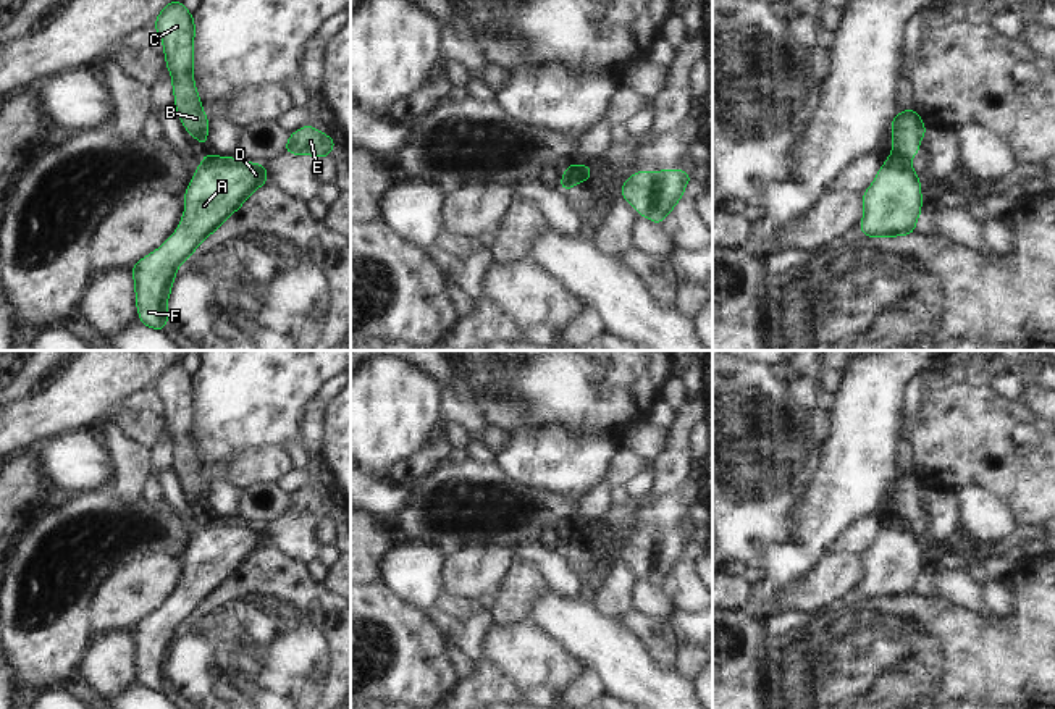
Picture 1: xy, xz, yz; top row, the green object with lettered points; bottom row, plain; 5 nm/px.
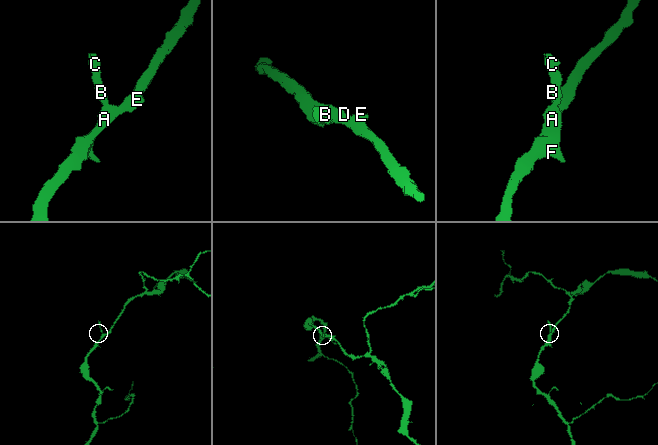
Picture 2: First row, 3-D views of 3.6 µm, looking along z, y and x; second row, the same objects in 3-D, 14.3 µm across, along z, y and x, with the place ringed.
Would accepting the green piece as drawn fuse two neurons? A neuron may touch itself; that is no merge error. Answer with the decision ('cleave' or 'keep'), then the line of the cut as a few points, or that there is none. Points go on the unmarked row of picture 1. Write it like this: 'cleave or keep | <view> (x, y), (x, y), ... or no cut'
cleave | xz (566, 532), (571, 532), (582, 541)

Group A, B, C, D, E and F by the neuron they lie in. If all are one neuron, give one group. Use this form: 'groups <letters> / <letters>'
groups A D E F / B C

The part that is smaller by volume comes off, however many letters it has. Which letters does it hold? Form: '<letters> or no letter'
B, C.

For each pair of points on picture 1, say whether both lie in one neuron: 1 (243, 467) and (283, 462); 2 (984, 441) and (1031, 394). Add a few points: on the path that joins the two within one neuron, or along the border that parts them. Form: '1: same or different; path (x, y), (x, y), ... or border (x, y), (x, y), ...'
1: same; path (252, 467), (273, 464)
2: different; border (1025, 401), (1038, 415)

